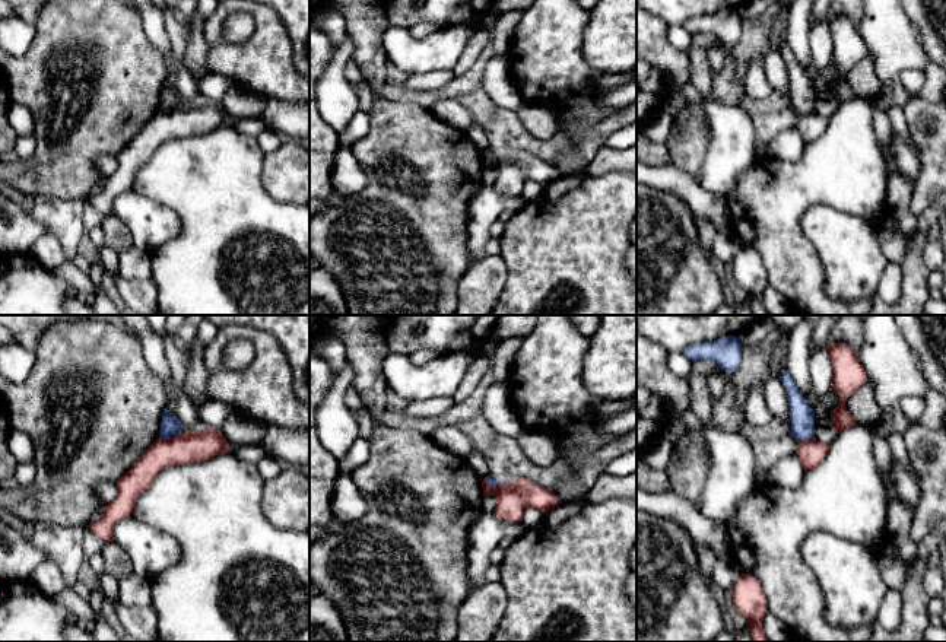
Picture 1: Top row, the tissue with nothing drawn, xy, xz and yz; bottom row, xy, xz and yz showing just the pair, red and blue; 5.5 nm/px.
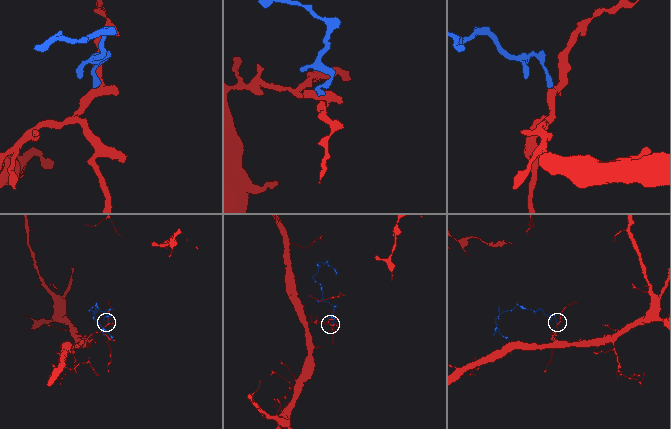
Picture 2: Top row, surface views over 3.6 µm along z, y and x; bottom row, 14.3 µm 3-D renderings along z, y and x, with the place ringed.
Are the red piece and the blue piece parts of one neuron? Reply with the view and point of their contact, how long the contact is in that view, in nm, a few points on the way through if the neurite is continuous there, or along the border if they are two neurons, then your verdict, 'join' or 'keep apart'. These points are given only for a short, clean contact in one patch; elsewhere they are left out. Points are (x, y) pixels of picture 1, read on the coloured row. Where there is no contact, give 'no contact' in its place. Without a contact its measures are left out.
xy (167, 439) | 100 nm | along xy (175, 434), (168, 438), (159, 438) | keep apart

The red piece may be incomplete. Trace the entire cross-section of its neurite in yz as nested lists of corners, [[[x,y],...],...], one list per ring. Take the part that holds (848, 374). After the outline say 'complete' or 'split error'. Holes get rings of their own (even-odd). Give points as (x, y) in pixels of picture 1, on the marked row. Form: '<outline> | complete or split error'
[[[828,343],[826,350],[834,371],[832,387],[839,397],[839,404],[831,414],[831,422],[838,433],[857,426],[855,419],[845,407],[845,401],[864,385],[867,374],[847,343]]] | complete

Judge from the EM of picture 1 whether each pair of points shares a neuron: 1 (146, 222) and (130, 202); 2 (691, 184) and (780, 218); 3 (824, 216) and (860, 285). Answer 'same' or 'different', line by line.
1: same
2: different
3: same

